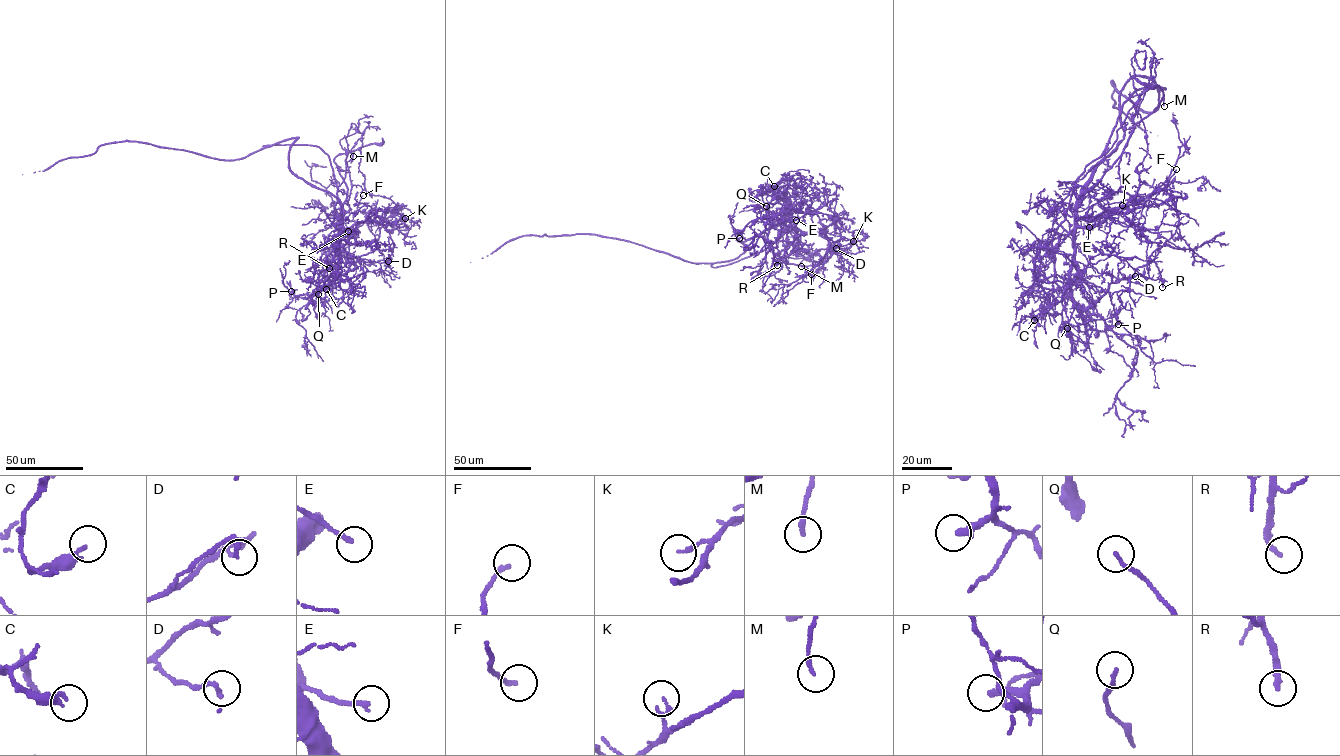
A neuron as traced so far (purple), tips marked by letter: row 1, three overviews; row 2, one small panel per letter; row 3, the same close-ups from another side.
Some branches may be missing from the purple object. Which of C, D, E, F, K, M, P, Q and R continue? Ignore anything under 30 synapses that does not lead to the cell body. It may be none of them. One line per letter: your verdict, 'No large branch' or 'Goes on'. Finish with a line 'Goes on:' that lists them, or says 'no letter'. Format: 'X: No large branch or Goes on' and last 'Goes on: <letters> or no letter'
C: No large branch
D: No large branch
E: Goes on
F: No large branch
K: No large branch
M: No large branch
P: Goes on
Q: Goes on
R: Goes on
Goes on: E, P, Q, R

